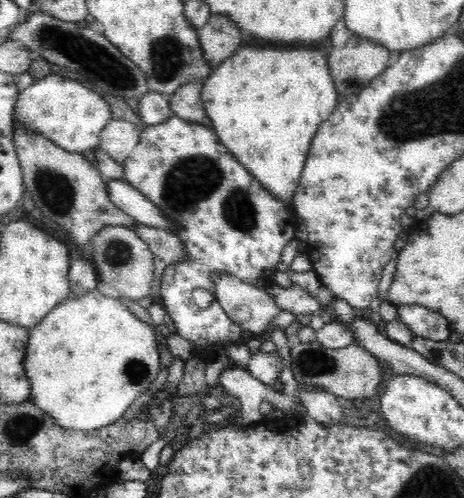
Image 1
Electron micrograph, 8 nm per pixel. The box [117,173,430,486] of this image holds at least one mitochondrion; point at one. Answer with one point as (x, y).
(316, 362)

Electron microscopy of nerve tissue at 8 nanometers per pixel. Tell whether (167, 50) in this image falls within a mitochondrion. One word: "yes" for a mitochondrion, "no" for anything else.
yes

